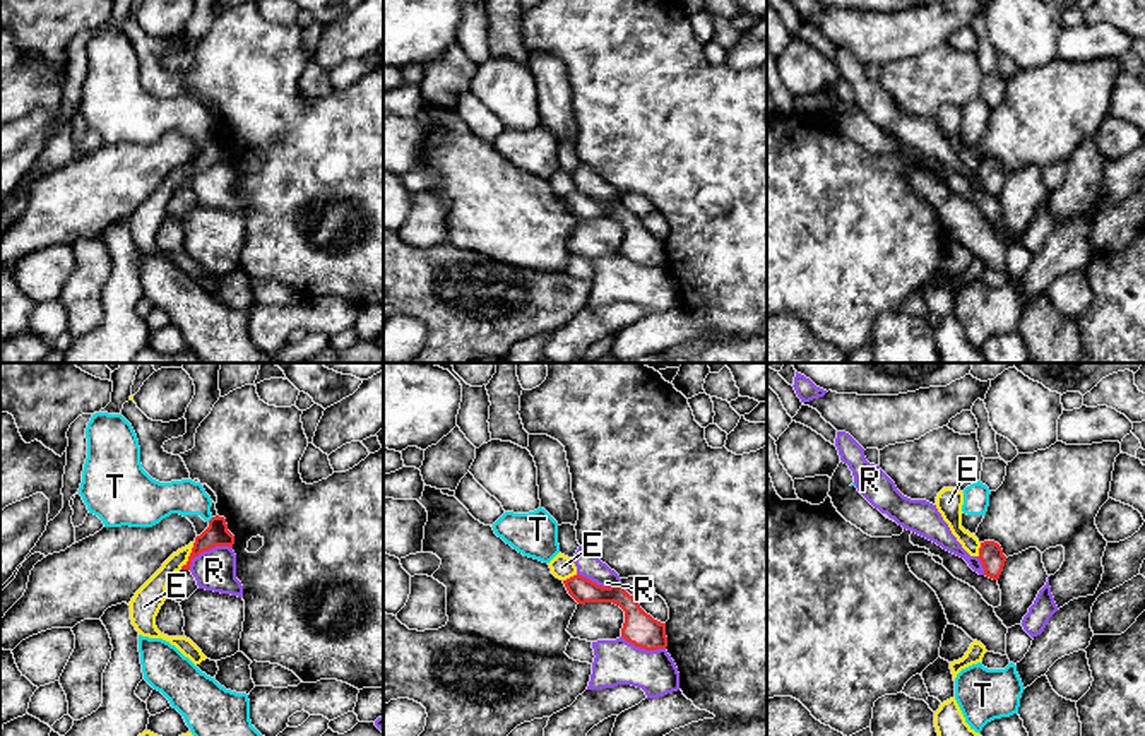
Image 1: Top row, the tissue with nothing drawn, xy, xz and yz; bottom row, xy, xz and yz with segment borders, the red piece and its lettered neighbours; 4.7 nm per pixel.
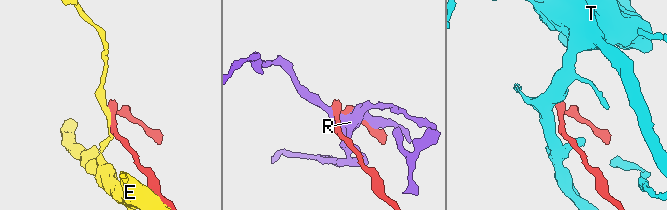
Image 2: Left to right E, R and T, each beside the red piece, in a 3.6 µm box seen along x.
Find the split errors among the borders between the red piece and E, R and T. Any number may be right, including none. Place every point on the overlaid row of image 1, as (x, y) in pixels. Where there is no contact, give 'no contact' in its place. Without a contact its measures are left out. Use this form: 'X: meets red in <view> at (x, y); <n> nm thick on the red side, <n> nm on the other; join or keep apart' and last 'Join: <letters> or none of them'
E: meets red in xy at (190, 555); 110 nm thick on the red side, 120 nm on the other; keep apart
R: meets red in xy at (207, 550); 110 nm thick on the red side, 190 nm on the other; keep apart
T: meets red in xy at (211, 519); 110 nm thick on the red side, 170 nm on the other; keep apart
Join: none of them

